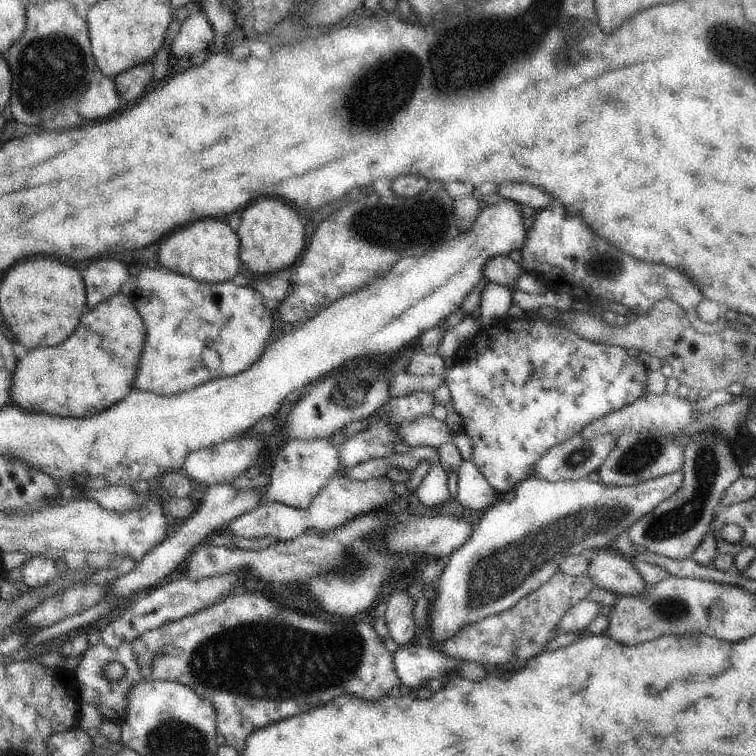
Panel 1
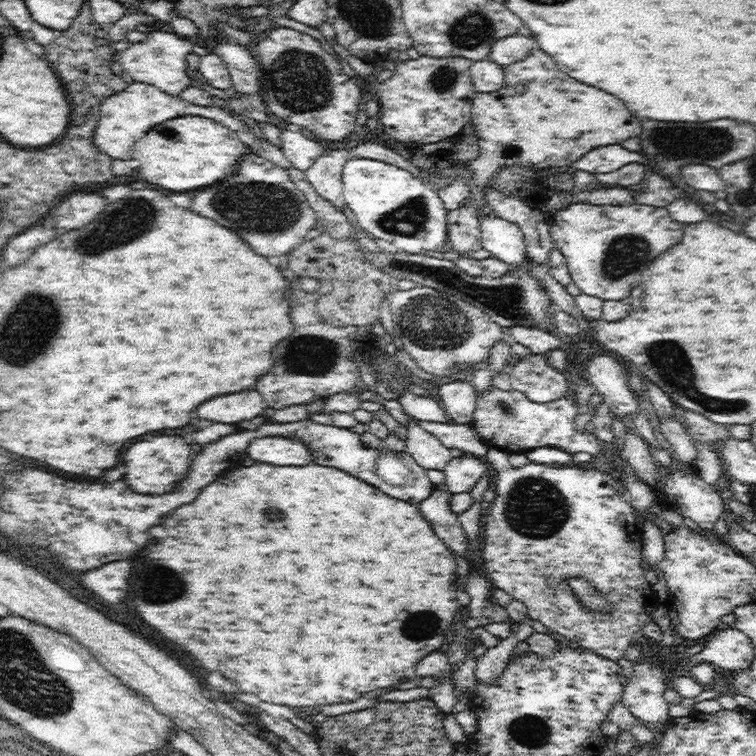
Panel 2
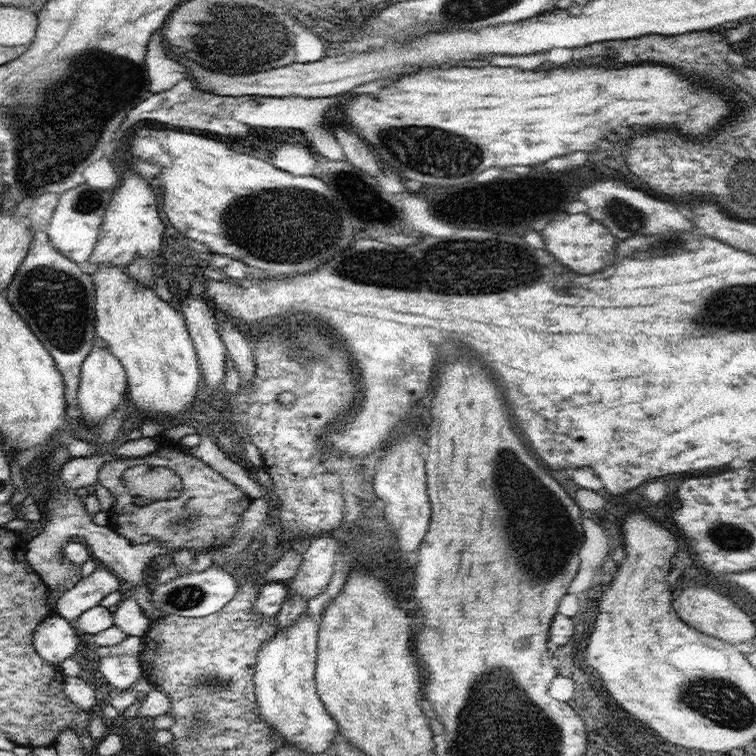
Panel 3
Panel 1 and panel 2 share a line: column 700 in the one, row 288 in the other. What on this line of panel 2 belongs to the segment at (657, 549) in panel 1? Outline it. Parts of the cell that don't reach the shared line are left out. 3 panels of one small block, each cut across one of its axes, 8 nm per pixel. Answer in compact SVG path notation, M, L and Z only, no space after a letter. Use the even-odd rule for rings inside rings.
M361 247L361 250L365 251L365 258L370 262L373 262L382 272L388 274L391 278L412 280L417 285L429 286L442 292L446 292L449 295L457 296L464 299L466 302L482 309L492 320L495 320L501 327L507 329L511 326L521 327L540 327L544 331L550 331L554 335L559 334L559 330L554 322L553 308L551 300L549 300L544 287L531 275L531 270L524 266L512 266L508 272L500 278L490 278L485 274L477 277L472 277L470 274L464 272L456 263L456 261L435 258L432 256L426 256L424 254L412 254L406 251L397 251L396 253L390 253L386 251L380 251L372 253Z

